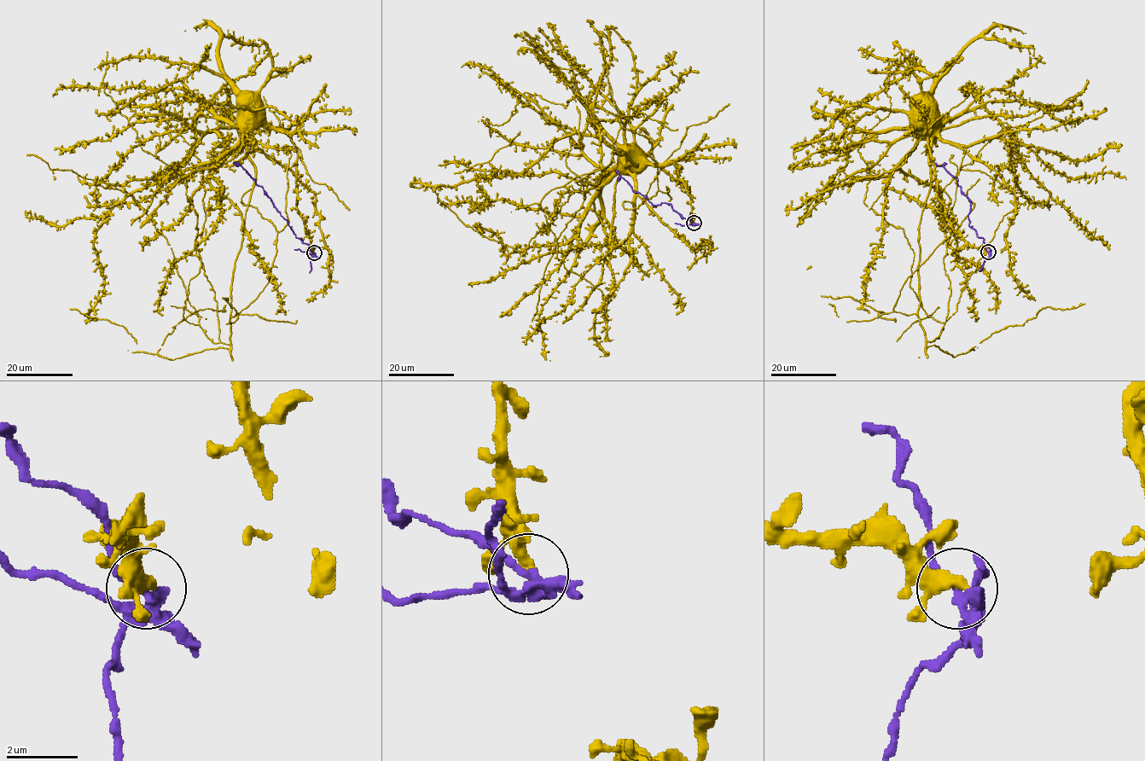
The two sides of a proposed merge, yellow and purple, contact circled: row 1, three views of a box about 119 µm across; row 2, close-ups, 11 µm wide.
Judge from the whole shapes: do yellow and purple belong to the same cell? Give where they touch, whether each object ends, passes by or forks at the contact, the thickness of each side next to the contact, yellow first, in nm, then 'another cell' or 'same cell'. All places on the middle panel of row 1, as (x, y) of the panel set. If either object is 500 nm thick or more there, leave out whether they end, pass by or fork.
at (694, 223); yellow passes by; purple forks there; 280 nm thick on the yellow side, 240 nm on the other; another cell

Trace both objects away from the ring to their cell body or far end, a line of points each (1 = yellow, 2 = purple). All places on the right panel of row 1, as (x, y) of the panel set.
1: (988, 252), (982, 248), (973, 248), (946, 217), (944, 204), (938, 195), (935, 165), (928, 145), (928, 126)
2: (988, 252), (983, 239), (977, 235), (969, 225), (970, 200), (961, 190), (957, 179), (942, 165), (935, 163)

